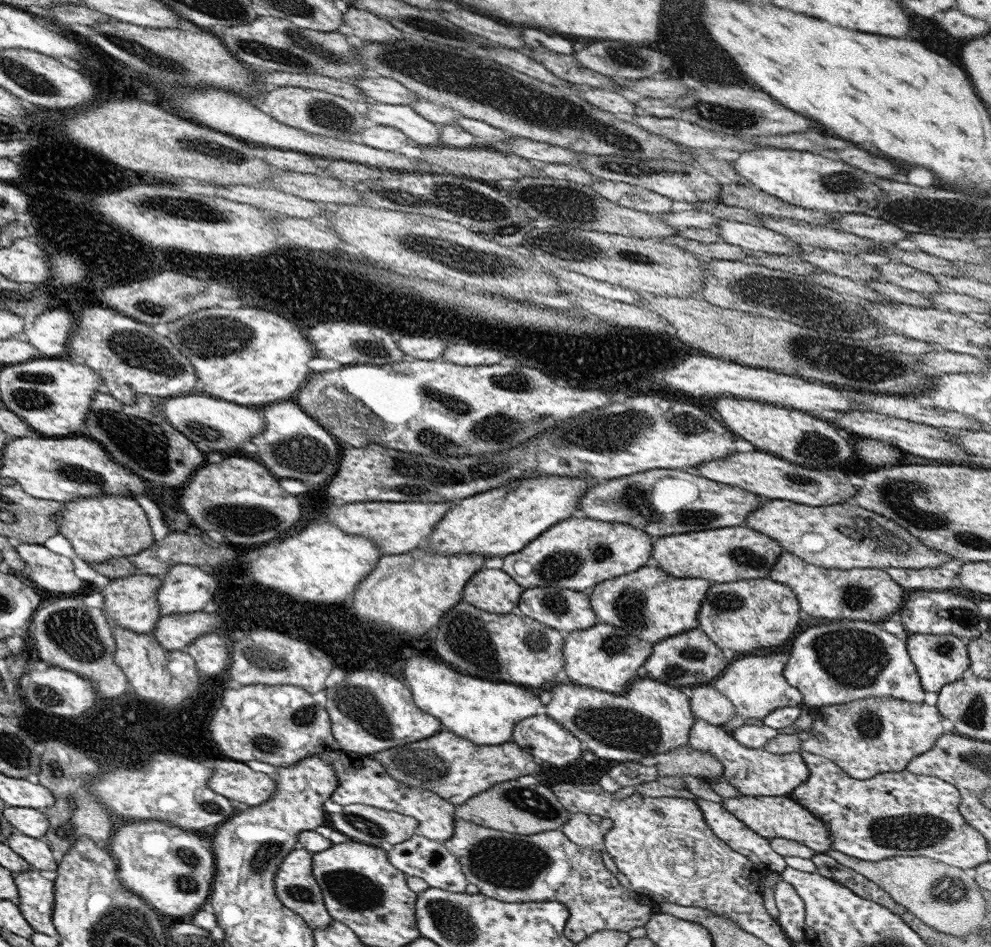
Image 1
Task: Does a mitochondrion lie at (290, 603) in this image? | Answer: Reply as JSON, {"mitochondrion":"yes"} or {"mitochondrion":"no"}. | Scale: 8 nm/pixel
{"mitochondrion":"no"}

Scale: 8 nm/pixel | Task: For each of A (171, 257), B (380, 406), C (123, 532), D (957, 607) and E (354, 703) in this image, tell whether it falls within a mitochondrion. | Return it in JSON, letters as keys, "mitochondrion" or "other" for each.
{"A":"other","B":"other","C":"other","D":"other","E":"mitochondrion"}

